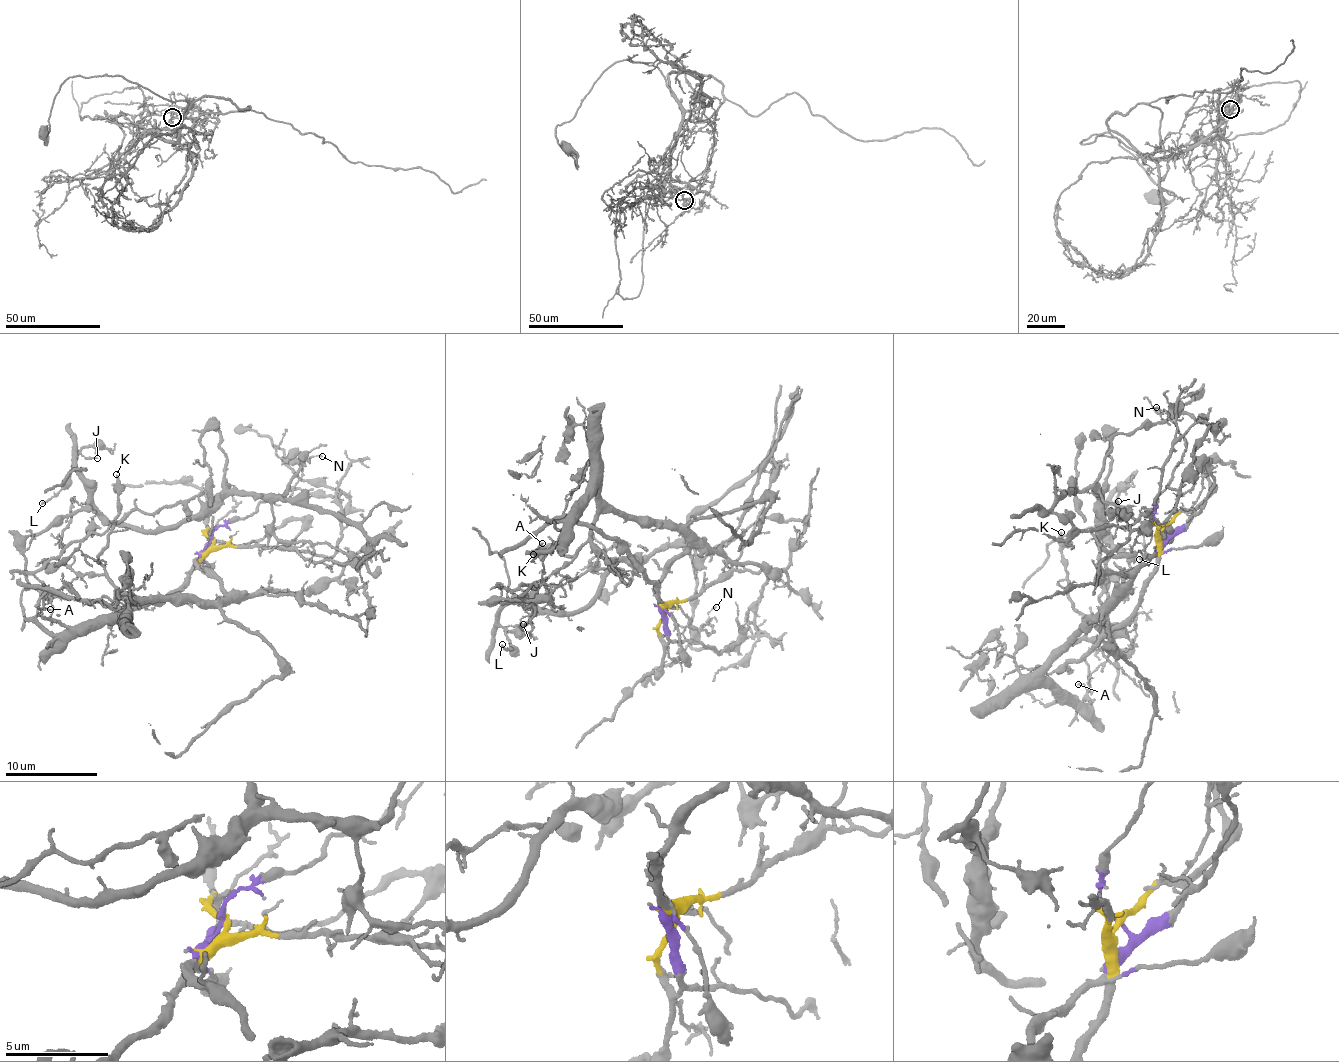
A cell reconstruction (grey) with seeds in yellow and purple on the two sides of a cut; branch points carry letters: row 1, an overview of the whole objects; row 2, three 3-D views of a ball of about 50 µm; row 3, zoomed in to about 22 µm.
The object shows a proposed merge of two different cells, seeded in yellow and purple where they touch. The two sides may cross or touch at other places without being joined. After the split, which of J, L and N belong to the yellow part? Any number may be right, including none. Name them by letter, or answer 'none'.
J, L

